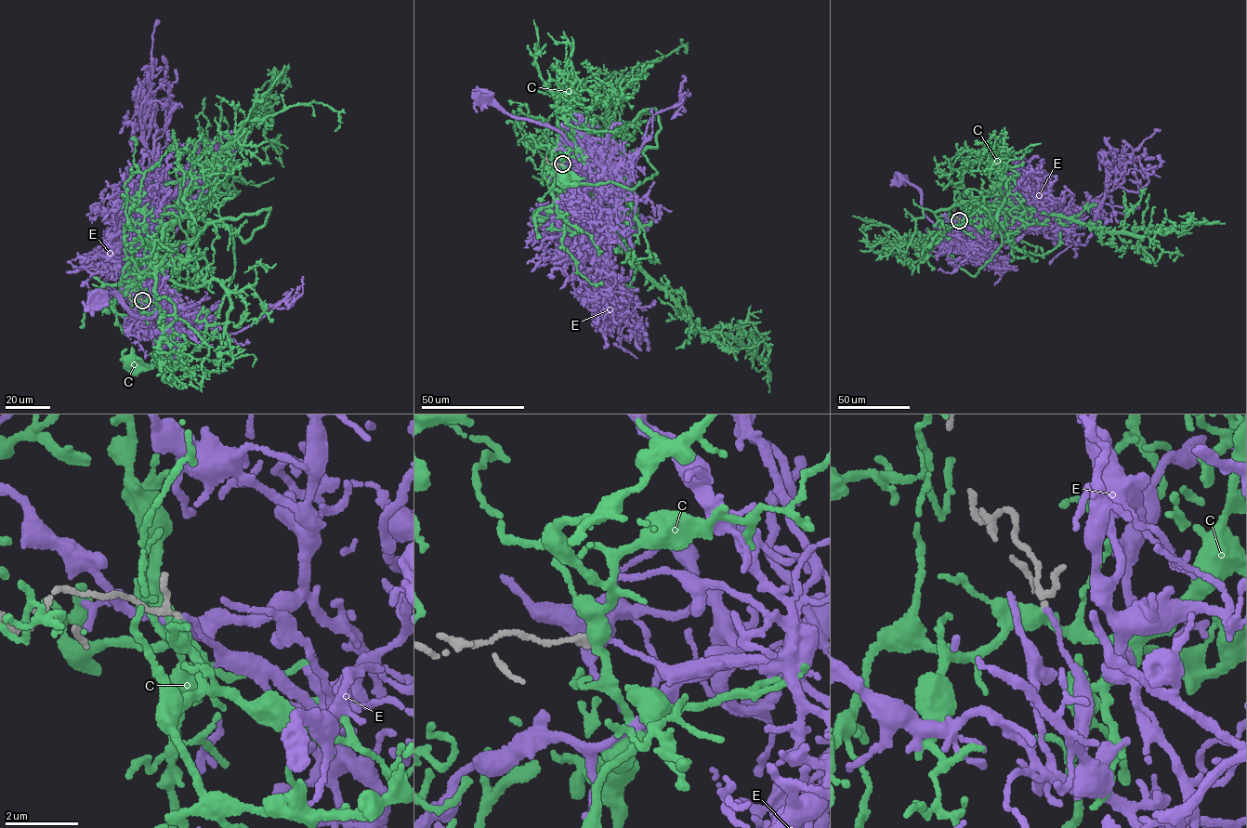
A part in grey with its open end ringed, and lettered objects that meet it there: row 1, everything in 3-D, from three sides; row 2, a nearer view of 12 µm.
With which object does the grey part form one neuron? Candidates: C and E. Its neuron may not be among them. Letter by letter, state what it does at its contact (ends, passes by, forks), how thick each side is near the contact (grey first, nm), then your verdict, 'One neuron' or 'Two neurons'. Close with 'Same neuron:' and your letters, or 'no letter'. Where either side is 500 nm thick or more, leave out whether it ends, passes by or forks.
C: It passes by. Thickness 120 nm (grey) against 360 nm. Two neurons
E: It ends there. Thickness 120 nm (grey) against 120 nm. One neuron
Same neuron: E

